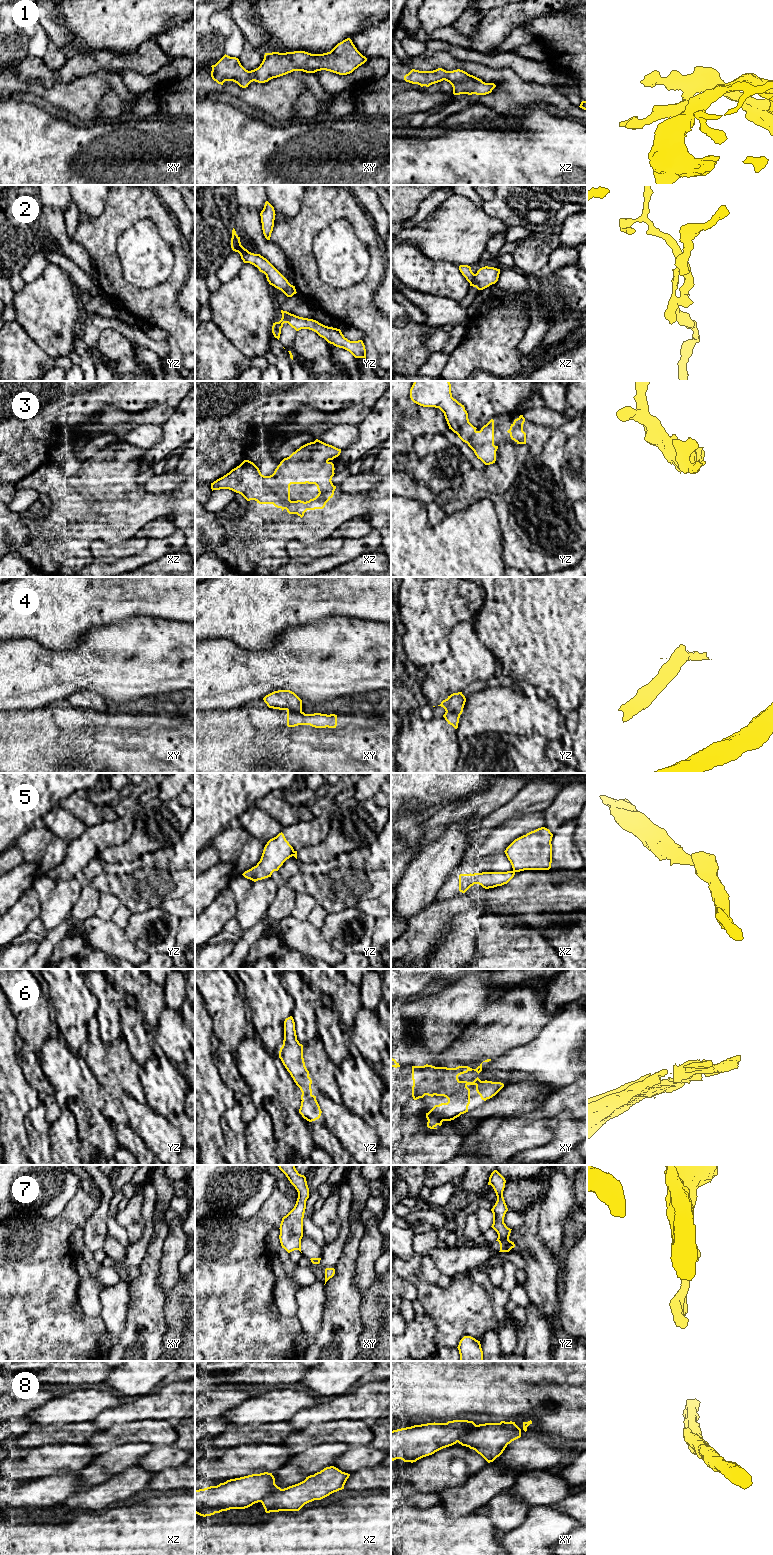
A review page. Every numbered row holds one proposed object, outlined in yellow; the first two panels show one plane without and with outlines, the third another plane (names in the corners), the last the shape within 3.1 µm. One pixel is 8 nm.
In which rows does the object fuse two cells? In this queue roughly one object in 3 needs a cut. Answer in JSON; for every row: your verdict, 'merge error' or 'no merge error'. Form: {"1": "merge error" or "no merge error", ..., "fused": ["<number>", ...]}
{"1": "no merge error", "2": "merge error", "3": "no merge error", "4": "merge error", "5": "merge error", "6": "no merge error", "7": "merge error", "8": "merge error", "fused": ["2", "4", "5", "7", "8"]}

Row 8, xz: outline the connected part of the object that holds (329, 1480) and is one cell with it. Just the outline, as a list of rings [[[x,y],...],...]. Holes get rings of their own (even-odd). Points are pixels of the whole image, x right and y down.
[[[334,1466],[326,1467],[298,1484],[274,1492],[260,1502],[266,1513],[299,1511],[309,1502],[321,1500],[344,1489],[349,1476]]]

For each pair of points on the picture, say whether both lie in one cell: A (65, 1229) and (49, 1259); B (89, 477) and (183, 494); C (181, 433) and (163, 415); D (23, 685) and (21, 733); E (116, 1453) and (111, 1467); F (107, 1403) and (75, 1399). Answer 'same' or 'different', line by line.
A: same
B: same
C: different
D: different
E: same
F: same

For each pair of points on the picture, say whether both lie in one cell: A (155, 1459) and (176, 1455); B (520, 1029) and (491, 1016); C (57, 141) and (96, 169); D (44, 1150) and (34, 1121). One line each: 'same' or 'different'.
A: same
B: same
C: same
D: same

